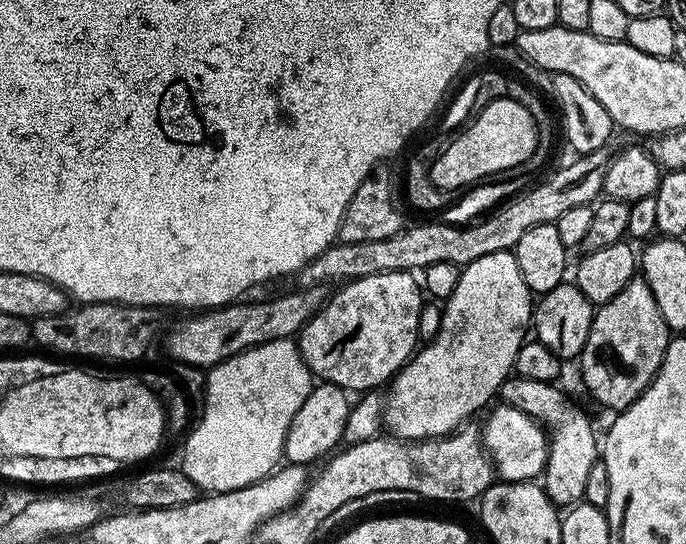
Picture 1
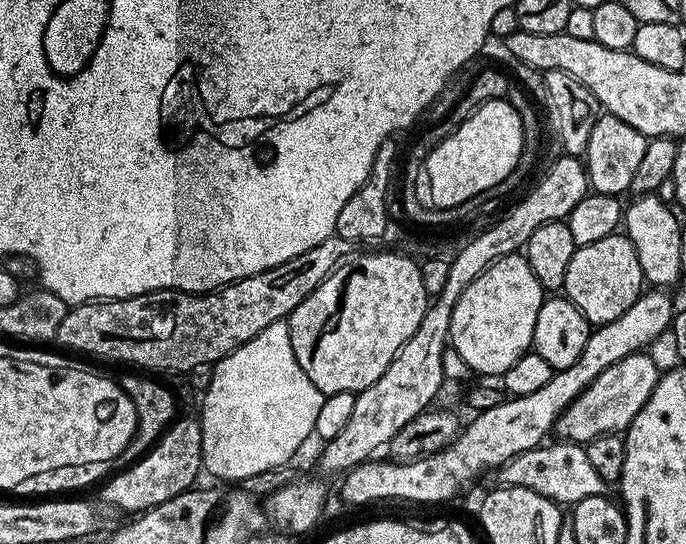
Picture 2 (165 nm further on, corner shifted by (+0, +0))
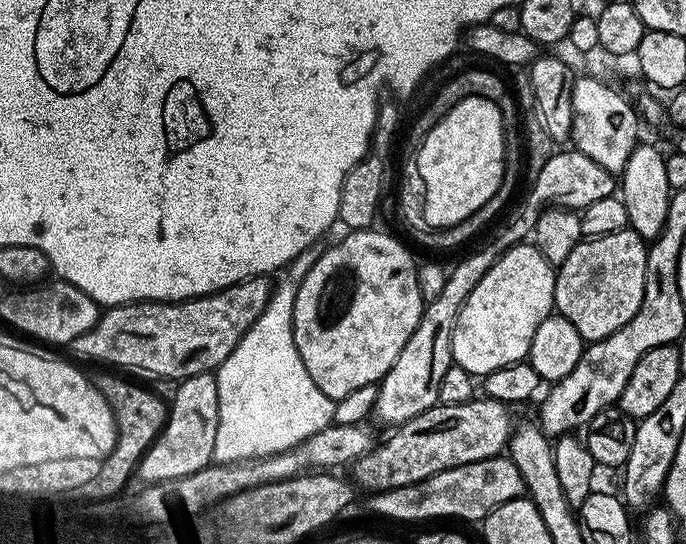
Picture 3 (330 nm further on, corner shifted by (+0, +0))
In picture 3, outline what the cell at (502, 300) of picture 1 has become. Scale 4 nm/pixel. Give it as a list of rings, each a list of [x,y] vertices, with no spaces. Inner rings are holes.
[[[535,243],[515,244],[514,247],[498,256],[494,266],[486,270],[482,282],[478,282],[474,290],[470,290],[466,302],[460,307],[460,313],[452,331],[452,363],[466,370],[473,378],[483,378],[502,366],[527,361],[530,342],[534,342],[534,330],[538,330],[538,326],[547,316],[553,315],[555,285],[556,274],[553,265],[548,264],[546,258],[542,258]]]

